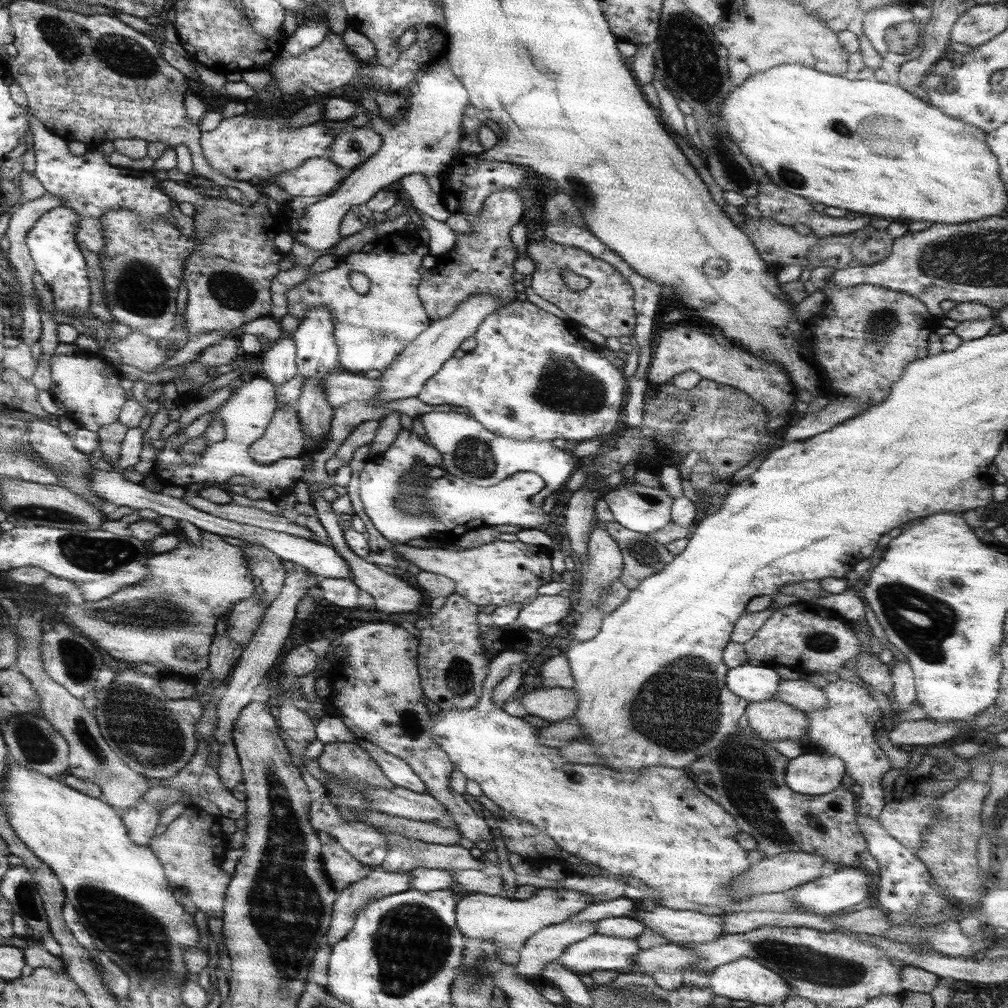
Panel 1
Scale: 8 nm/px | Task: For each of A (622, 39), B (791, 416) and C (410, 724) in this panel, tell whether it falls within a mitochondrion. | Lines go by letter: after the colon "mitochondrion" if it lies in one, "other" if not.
A: other
B: other
C: mitochondrion

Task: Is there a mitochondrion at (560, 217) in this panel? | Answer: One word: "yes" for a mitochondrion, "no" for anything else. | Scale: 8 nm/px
yes

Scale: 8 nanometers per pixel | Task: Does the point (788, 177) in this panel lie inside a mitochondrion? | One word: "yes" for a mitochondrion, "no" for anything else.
yes

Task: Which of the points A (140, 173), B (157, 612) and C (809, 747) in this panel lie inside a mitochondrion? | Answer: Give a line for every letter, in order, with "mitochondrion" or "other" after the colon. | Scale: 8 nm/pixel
A: other
B: mitochondrion
C: other

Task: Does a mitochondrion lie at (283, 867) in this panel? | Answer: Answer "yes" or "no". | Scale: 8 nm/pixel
yes

